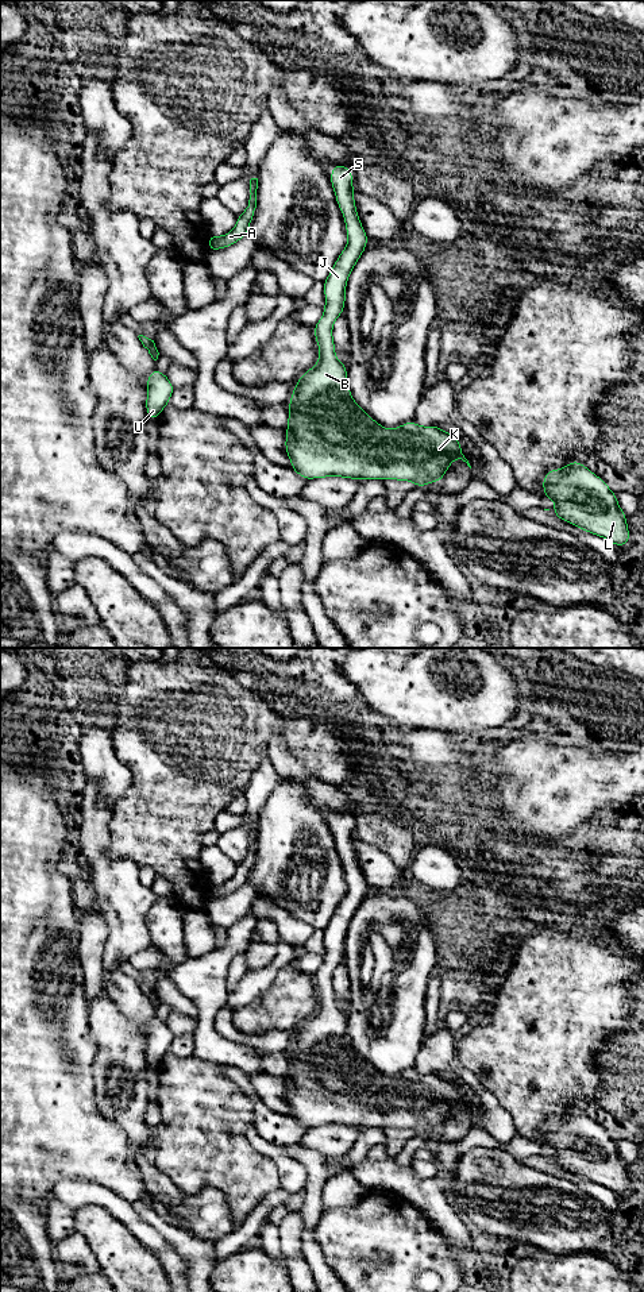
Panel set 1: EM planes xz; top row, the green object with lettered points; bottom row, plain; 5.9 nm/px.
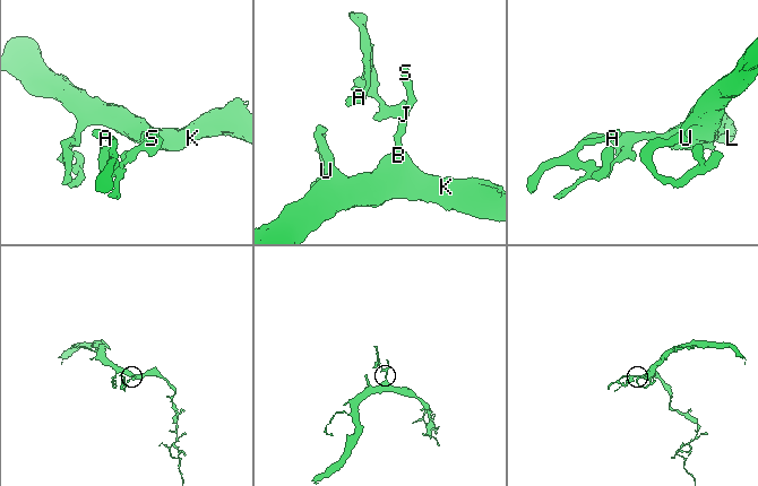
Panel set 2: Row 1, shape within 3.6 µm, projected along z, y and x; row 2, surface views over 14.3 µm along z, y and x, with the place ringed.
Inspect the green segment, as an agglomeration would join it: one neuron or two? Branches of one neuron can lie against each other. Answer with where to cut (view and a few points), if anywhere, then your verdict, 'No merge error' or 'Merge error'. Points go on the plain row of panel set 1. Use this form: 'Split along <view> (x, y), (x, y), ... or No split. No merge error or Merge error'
No split. No merge error

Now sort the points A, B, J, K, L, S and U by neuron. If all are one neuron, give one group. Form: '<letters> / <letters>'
A B J K L S U

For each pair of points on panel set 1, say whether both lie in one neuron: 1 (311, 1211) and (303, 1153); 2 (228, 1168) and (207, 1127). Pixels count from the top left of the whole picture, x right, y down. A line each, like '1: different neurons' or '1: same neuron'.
1: same neuron
2: same neuron

